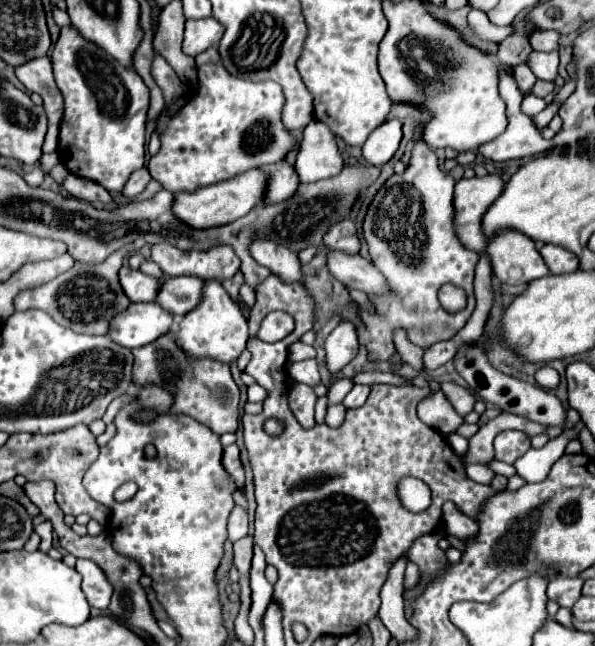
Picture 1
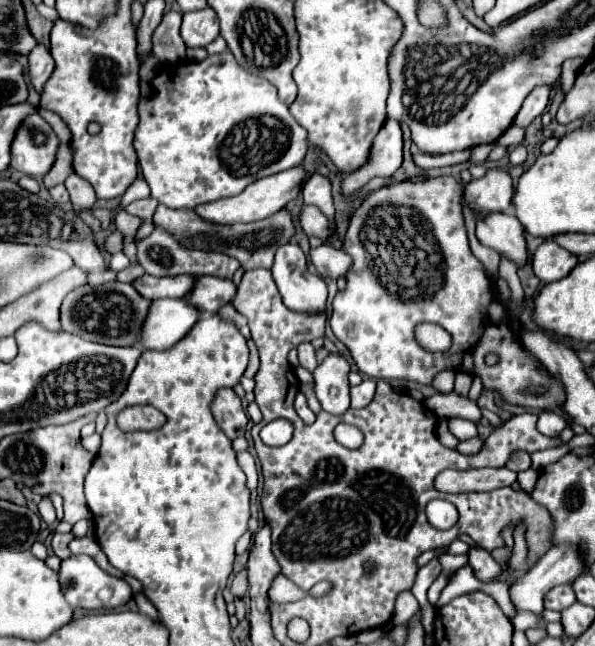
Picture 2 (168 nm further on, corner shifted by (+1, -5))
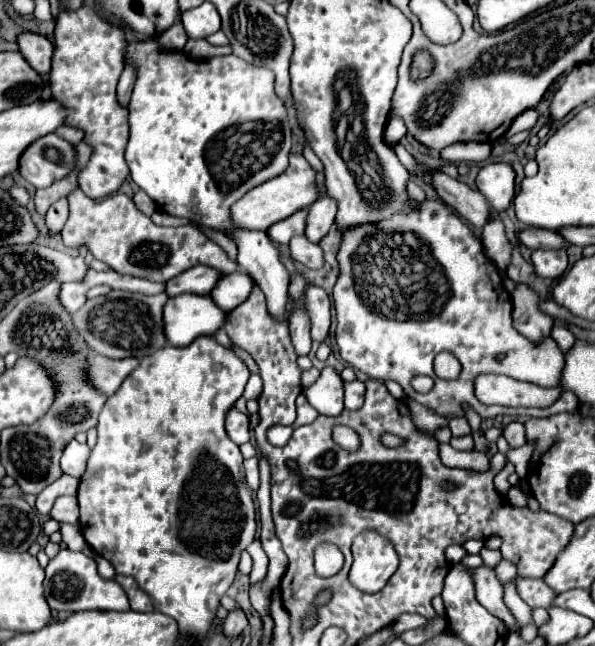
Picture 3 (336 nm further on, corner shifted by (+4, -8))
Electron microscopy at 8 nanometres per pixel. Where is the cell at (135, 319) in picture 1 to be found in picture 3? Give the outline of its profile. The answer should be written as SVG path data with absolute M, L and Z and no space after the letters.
M179 294L165 304L165 336L173 346L189 346L199 336L215 336L223 328L225 316L227 312L211 296Z

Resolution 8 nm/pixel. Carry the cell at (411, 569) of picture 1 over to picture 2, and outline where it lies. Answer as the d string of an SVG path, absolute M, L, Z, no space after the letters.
M411 592L400 593L395 602L392 623L395 625L406 623L416 613L418 608L419 603Z

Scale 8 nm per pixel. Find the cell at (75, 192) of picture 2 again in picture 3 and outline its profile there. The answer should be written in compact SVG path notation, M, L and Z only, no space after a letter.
M77 188L67 196L67 200L69 220L61 230L63 244L75 250L79 246L85 246L97 260L105 262L111 270L119 274L139 276L153 282L167 282L173 276L199 264L213 266L223 274L231 274L237 270L237 262L233 262L227 252L215 242L211 242L203 232L193 226L155 226L151 218L139 212L135 202L121 192L101 200L93 200L85 196L81 188Z

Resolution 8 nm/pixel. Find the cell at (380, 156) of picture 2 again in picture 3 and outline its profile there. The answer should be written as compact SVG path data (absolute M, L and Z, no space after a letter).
M329 196L317 200L317 202L309 208L309 212L307 212L305 236L307 236L311 242L319 242L319 240L329 232L329 228L333 226L335 212L337 212L337 206L335 206L335 202L333 202Z

